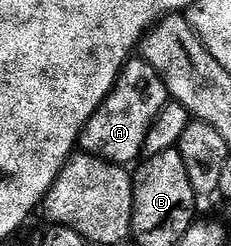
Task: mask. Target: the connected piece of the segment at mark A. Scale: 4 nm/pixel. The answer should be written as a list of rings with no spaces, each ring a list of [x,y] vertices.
[[[126,60],[100,110],[82,128],[80,151],[122,166],[132,165],[132,160],[140,161],[145,150],[147,134],[163,106],[170,103],[170,100],[163,78],[146,60]]]

